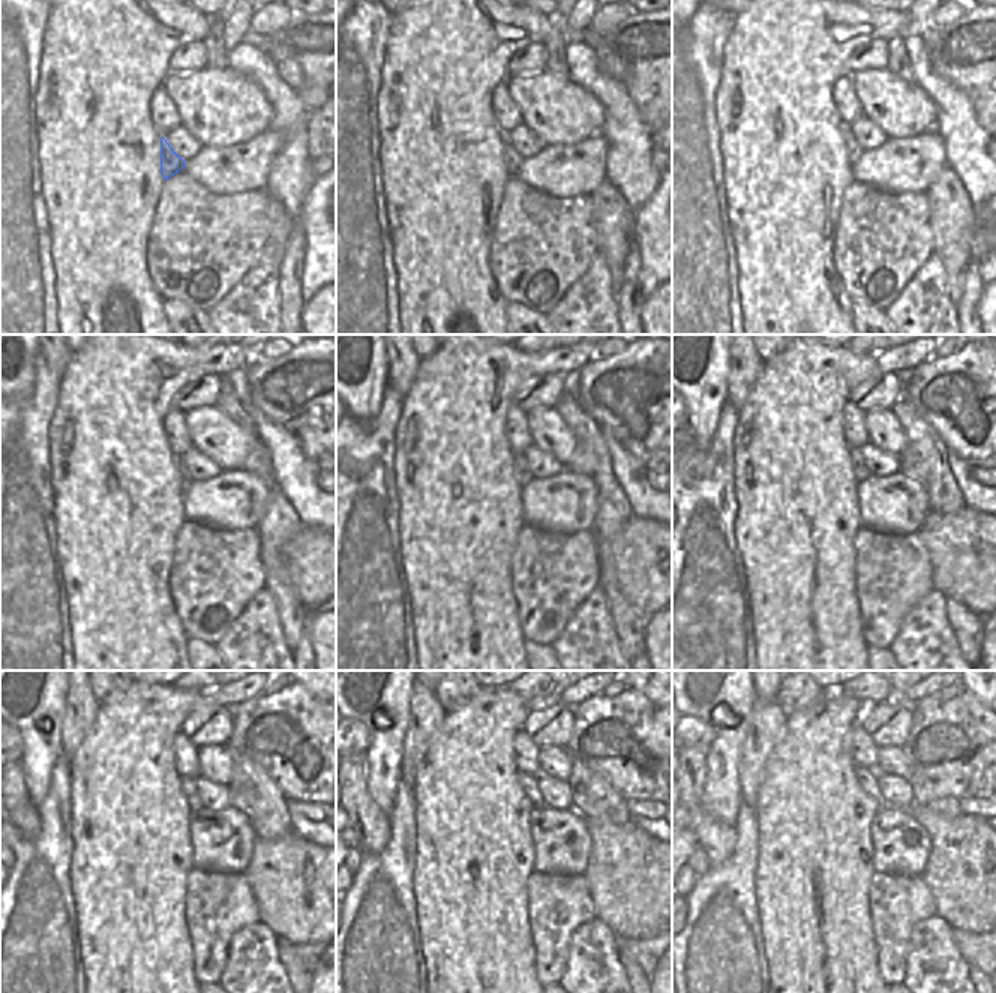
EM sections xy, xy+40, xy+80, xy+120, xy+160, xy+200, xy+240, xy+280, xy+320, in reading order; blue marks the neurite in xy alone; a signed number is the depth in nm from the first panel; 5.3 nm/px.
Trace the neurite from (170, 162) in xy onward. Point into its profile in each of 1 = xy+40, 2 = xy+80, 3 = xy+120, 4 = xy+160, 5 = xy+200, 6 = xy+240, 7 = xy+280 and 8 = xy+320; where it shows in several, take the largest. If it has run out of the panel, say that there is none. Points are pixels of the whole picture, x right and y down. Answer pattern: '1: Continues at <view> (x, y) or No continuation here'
1: Continues at xy+40 (512, 159)
2: Continues at xy+80 (852, 149)
3: Continues at xy+120 (185, 477)
4: Continues at xy+160 (522, 474)
5: Continues at xy+200 (860, 471)
6: Continues at xy+240 (188, 786)
7: Continues at xy+280 (530, 783)
8: Continues at xy+320 (867, 779)

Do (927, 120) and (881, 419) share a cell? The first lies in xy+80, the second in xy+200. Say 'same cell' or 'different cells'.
same cell

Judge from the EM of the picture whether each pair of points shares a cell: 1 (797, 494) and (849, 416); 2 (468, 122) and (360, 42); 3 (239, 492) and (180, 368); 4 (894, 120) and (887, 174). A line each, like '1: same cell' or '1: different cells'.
1: different cells
2: different cells
3: different cells
4: different cells

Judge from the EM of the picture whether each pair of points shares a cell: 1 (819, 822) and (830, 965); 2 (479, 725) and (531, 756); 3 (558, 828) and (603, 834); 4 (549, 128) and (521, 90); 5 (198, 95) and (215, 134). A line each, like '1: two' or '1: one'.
1: one
2: two
3: two
4: one
5: one

